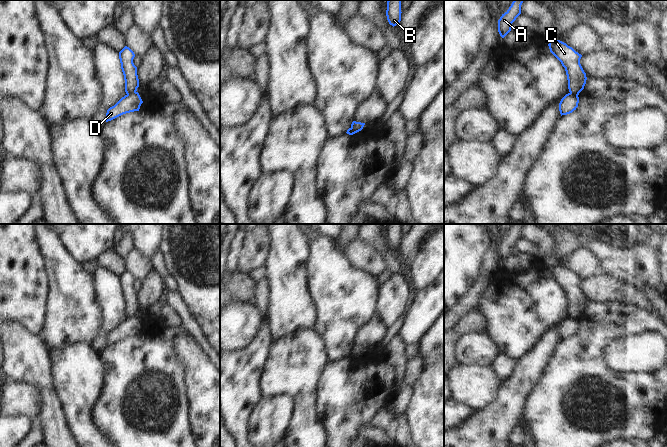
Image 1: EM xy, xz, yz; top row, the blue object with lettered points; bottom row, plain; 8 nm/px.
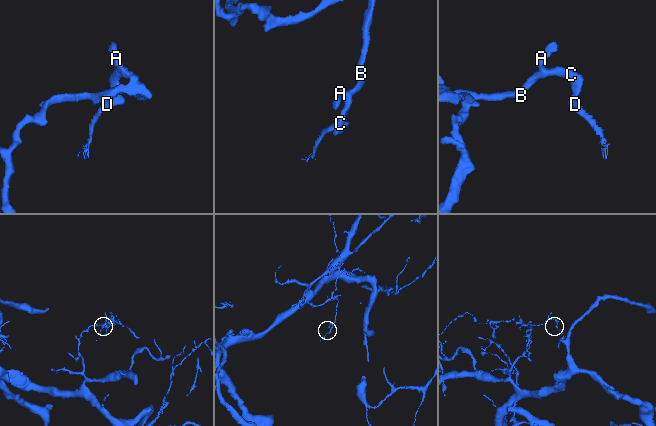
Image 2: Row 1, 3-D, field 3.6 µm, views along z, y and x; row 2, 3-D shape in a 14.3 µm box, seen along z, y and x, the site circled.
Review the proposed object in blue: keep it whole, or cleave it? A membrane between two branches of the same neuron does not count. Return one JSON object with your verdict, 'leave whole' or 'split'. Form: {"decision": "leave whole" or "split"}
{"decision": "split"}

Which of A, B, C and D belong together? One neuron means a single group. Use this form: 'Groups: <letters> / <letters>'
Groups: A B C / D.

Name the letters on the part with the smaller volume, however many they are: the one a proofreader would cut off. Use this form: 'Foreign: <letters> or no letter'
Foreign: D

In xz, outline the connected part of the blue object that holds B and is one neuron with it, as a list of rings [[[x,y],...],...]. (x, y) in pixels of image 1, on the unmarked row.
[[[388,224],[386,240],[390,249],[393,251],[399,249],[401,245],[401,225],[402,224]]]

